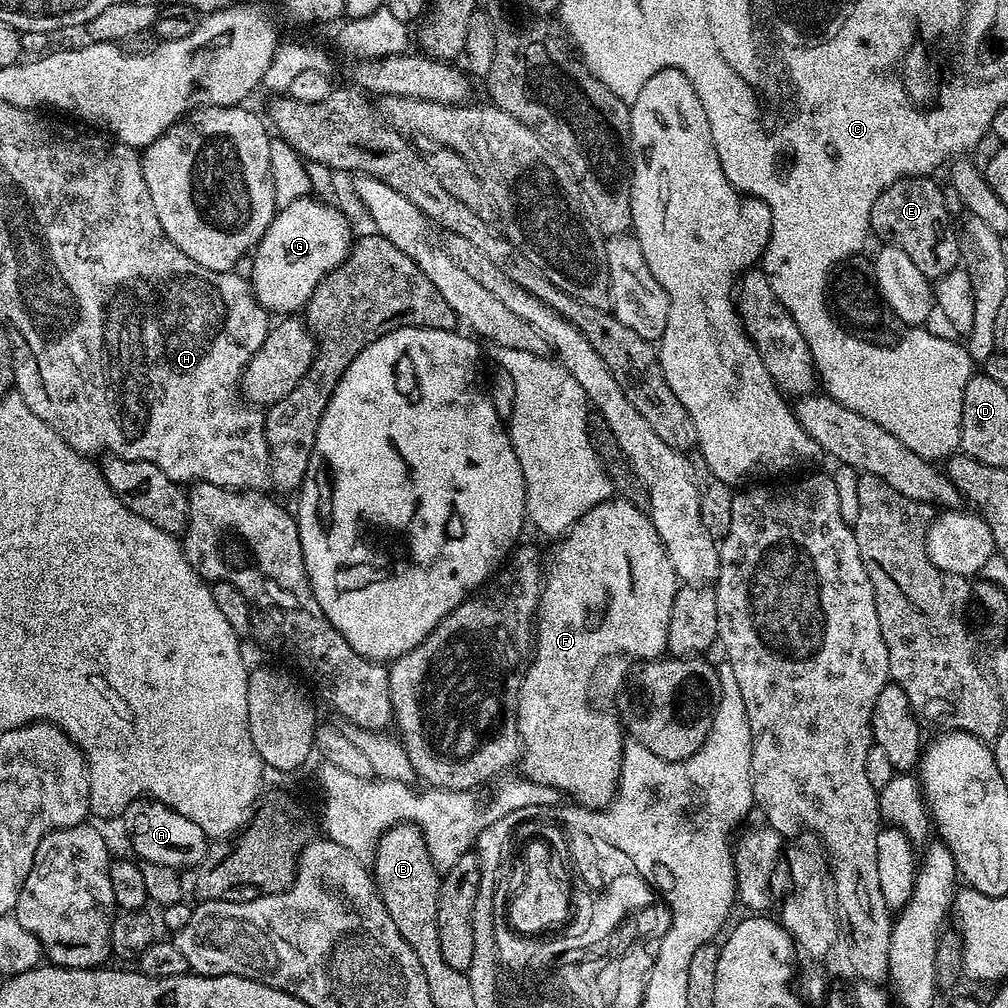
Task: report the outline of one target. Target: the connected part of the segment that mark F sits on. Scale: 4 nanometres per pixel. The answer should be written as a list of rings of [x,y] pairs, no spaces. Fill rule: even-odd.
[[[623,498],[604,500],[594,506],[578,522],[572,525],[563,536],[555,541],[556,549],[552,552],[552,565],[547,565],[546,575],[542,580],[540,602],[534,609],[534,645],[536,649],[530,652],[530,659],[522,672],[520,689],[516,695],[516,729],[520,735],[522,755],[519,757],[520,768],[527,779],[542,782],[546,786],[554,786],[565,797],[573,796],[577,805],[588,810],[603,810],[612,803],[613,794],[620,778],[620,757],[622,755],[622,739],[620,740],[620,724],[616,721],[616,712],[612,709],[612,699],[624,680],[624,675],[632,668],[636,659],[640,662],[659,660],[668,652],[668,631],[670,630],[670,610],[674,610],[674,598],[678,587],[678,577],[670,558],[658,534],[652,525],[652,517],[643,508],[636,508]],[[604,744],[608,750],[608,760],[600,760],[600,764],[592,764],[592,760],[584,760],[584,748],[580,746]]]

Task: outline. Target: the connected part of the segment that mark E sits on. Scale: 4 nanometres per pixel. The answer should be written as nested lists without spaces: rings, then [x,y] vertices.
[[[930,176],[904,177],[896,180],[890,187],[884,188],[882,194],[875,199],[871,206],[871,233],[882,239],[884,242],[893,244],[898,249],[906,250],[913,261],[920,260],[917,264],[918,270],[930,282],[935,282],[944,277],[950,270],[959,265],[960,244],[948,218],[946,198],[941,188]]]

